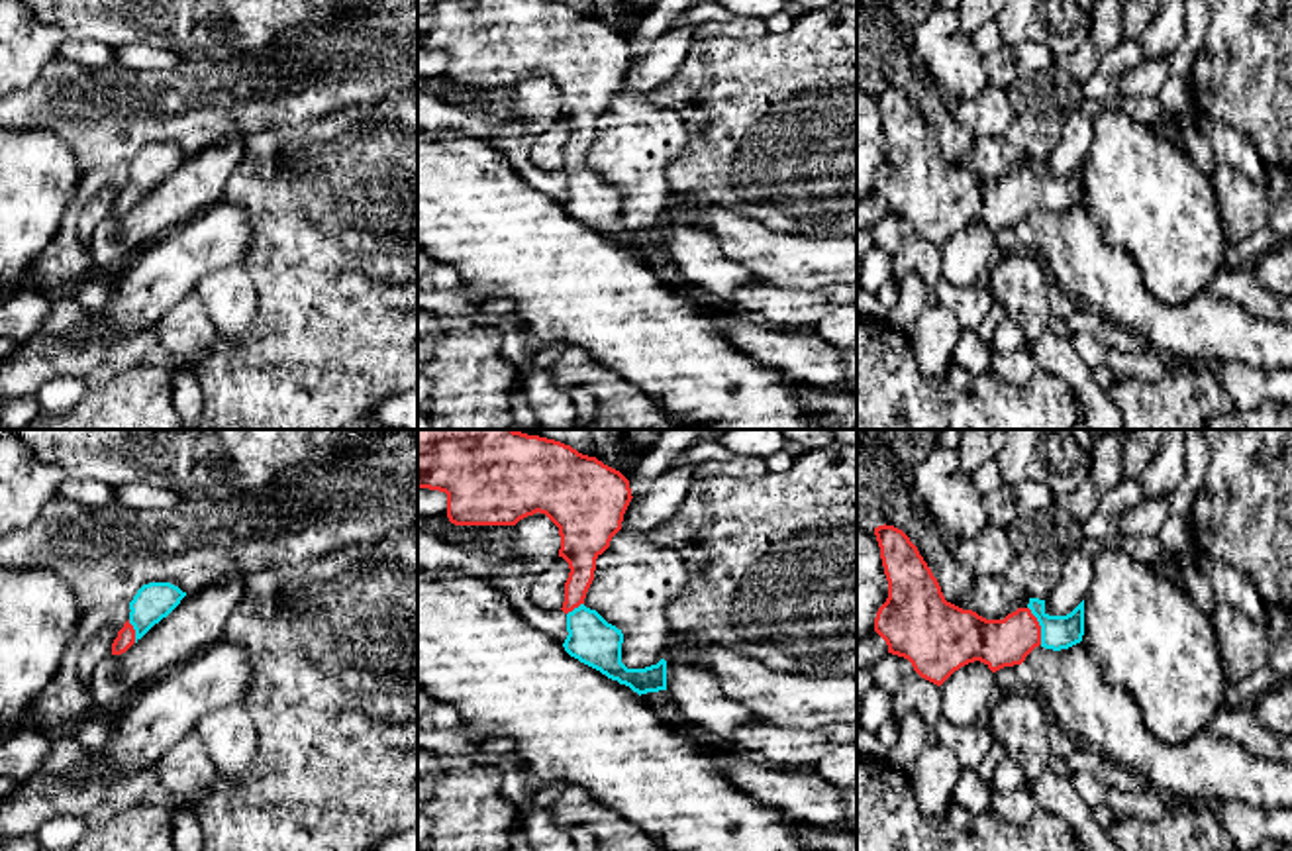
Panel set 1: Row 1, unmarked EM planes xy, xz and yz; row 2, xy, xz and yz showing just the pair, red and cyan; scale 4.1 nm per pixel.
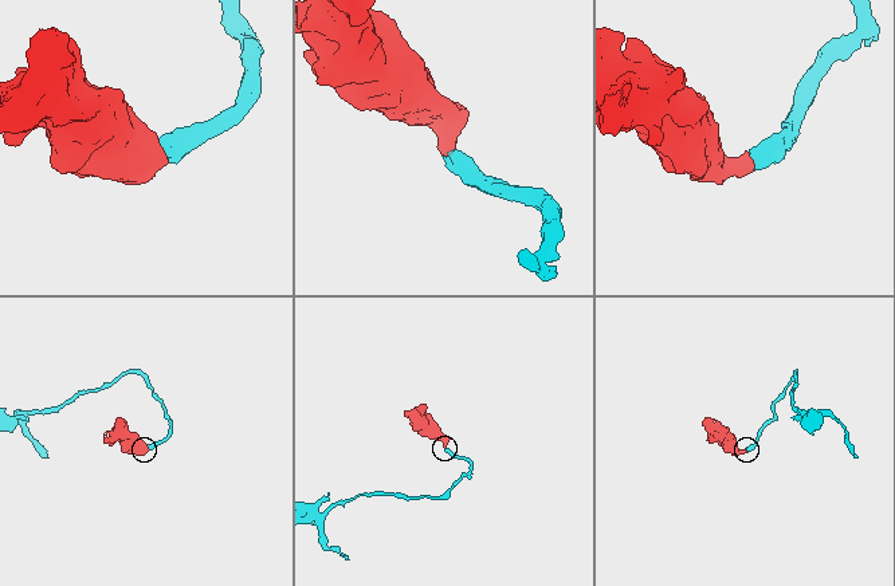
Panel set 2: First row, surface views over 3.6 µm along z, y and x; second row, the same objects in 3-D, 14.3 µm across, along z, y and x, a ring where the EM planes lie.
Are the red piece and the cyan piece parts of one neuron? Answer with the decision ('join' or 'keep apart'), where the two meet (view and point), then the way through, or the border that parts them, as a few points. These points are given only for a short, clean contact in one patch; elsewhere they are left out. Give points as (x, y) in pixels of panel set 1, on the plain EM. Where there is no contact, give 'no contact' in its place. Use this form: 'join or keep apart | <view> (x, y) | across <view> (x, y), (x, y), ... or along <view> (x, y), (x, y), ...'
join | yz (1040, 187) | across yz (998, 204), (1040, 187), (1057, 193)

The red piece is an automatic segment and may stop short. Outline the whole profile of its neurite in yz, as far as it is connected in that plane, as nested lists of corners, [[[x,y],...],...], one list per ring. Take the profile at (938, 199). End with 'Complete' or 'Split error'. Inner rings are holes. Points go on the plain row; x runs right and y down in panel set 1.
[[[884,84],[874,88],[874,96],[880,108],[880,120],[888,141],[888,159],[876,173],[874,192],[886,202],[888,214],[908,220],[921,239],[941,247],[955,231],[974,222],[984,224],[992,233],[996,233],[1004,227],[1021,225],[1025,218],[1039,206],[1045,210],[1061,212],[1082,202],[1084,161],[1067,176],[1049,176],[1045,173],[1045,161],[1029,159],[1025,169],[1018,169],[1004,180],[986,180],[972,171],[963,171],[945,161],[931,129],[902,90]]]. Split error

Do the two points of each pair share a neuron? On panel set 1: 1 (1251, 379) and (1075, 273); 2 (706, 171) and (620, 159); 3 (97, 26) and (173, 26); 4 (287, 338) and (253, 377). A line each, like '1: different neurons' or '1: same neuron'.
1: different neurons
2: different neurons
3: same neuron
4: same neuron

